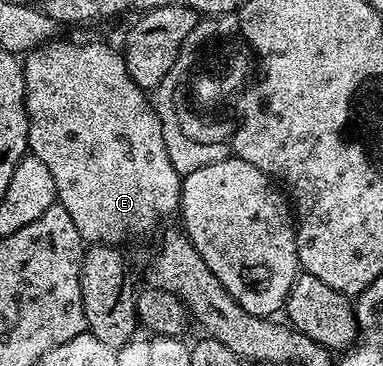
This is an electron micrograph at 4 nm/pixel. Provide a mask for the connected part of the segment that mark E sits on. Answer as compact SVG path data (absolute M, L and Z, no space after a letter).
M56 37L26 52L21 66L27 102L27 146L30 154L36 155L49 168L49 173L53 173L56 200L65 209L65 213L73 217L73 225L77 225L77 233L83 240L91 245L97 243L119 245L126 235L149 234L158 225L162 215L171 215L174 211L176 214L180 210L183 180L177 173L177 169L173 169L173 161L169 161L169 153L165 153L163 126L157 117L155 106L151 104L148 92L135 84L133 77L127 71L127 62L116 48L114 51L107 43L78 43L75 39Z

